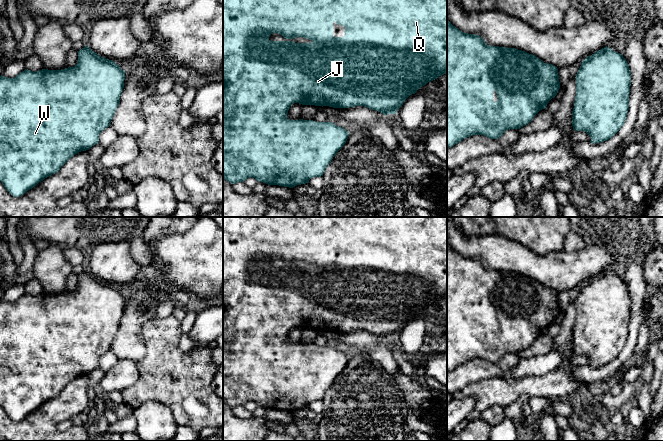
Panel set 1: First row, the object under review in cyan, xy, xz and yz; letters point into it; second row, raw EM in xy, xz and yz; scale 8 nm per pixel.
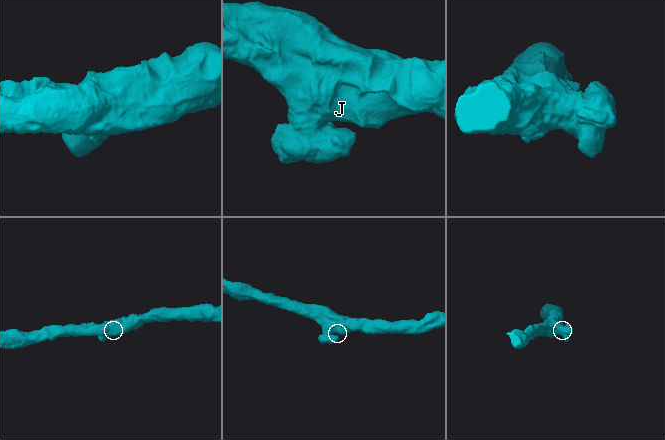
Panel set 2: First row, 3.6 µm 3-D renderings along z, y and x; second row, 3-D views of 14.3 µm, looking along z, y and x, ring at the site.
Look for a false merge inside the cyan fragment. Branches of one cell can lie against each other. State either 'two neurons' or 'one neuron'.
one neuron

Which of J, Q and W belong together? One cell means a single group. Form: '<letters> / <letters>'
J Q W

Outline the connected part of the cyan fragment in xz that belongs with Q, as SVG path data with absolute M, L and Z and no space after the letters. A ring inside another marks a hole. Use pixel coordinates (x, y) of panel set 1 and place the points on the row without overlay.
M223 217L223 403L235 408L244 406L247 402L255 402L258 406L268 409L279 409L293 412L297 409L306 408L313 401L323 400L325 393L332 385L333 381L346 367L349 356L343 351L336 350L332 346L315 346L313 344L290 344L287 337L290 330L294 327L302 329L329 330L333 332L349 332L355 330L364 330L378 335L384 339L396 338L405 324L426 307L437 303L447 297L447 217ZM333 247L345 251L343 261L333 260ZM273 257L278 257L286 262L286 265L270 265L269 261ZM297 261L309 263L310 267L295 267L292 264Z

